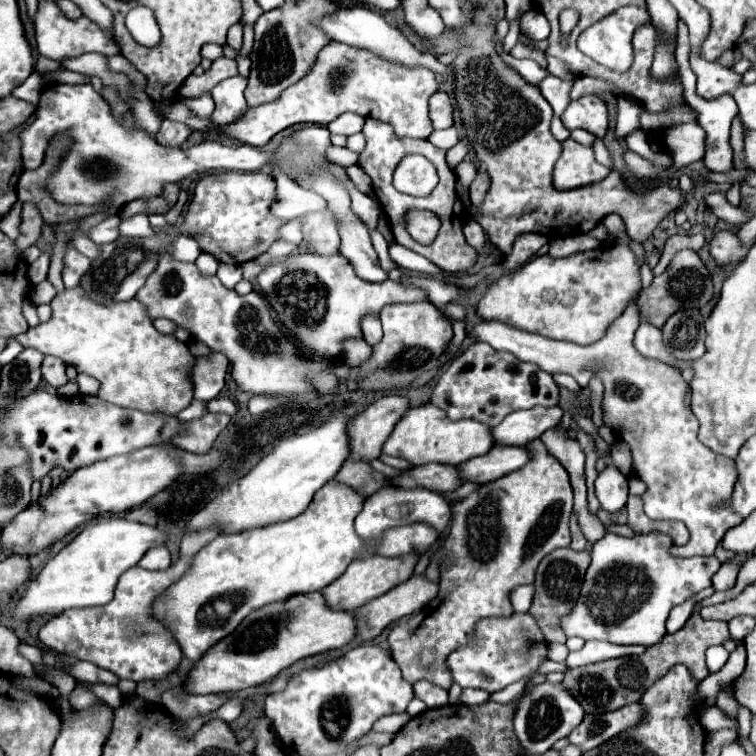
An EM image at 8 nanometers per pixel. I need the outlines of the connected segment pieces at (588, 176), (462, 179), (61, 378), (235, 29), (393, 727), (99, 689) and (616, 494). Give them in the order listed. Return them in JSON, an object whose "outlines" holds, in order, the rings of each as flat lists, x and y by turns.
{"outlines":[[[568,138,562,148,562,156,554,166,554,186,558,190,580,188,608,176,610,170,596,162,594,150,590,146,582,146]],[[464,160,464,162,460,162,460,164,454,168,454,172,456,172,456,176,458,176,458,182,460,182,466,190,470,190,470,184,474,182,474,176,476,176,476,166,474,166,470,160]],[[46,356,42,364,42,376,52,386,64,386,68,382,66,378,66,364,58,360,56,356]],[[236,22,230,30,228,30,228,46,238,50,242,46,242,24]],[[404,712,404,714,390,714,390,716,380,718,380,720,372,726,372,730,374,730,374,732,390,732,390,734,396,734,408,720,410,720,410,716,408,716,406,712]],[[86,684,86,688,90,688,102,702,108,703,114,709,120,707,123,703,124,696,118,690,118,686,110,686,110,684]],[[608,464,596,478,596,496,606,512,618,512,628,498,628,478,614,464]]]}

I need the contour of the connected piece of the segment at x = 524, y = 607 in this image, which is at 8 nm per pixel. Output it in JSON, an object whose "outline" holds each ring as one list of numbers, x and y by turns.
{"outline":[[518,586,516,590,512,590,512,606,516,612,528,612,530,604,532,604,532,596,534,596,534,586]]}

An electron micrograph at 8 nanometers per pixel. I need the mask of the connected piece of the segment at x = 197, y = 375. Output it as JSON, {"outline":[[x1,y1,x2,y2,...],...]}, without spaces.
{"outline":[[210,354,210,358,198,358,194,364,194,398,212,400,224,388,224,378,228,372,228,360,222,354]]}

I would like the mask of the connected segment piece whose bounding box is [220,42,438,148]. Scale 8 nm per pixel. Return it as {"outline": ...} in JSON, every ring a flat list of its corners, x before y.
{"outline":[[330,42,318,54,318,60,308,76,286,88,278,100,250,108,240,120,220,130,230,138,260,148,268,144,274,134,294,124,312,122,326,126,340,114,354,112,364,118,376,116,378,120,392,124,398,138,428,138,432,134,428,100,436,90,438,80,432,70,408,68,342,42]]}

